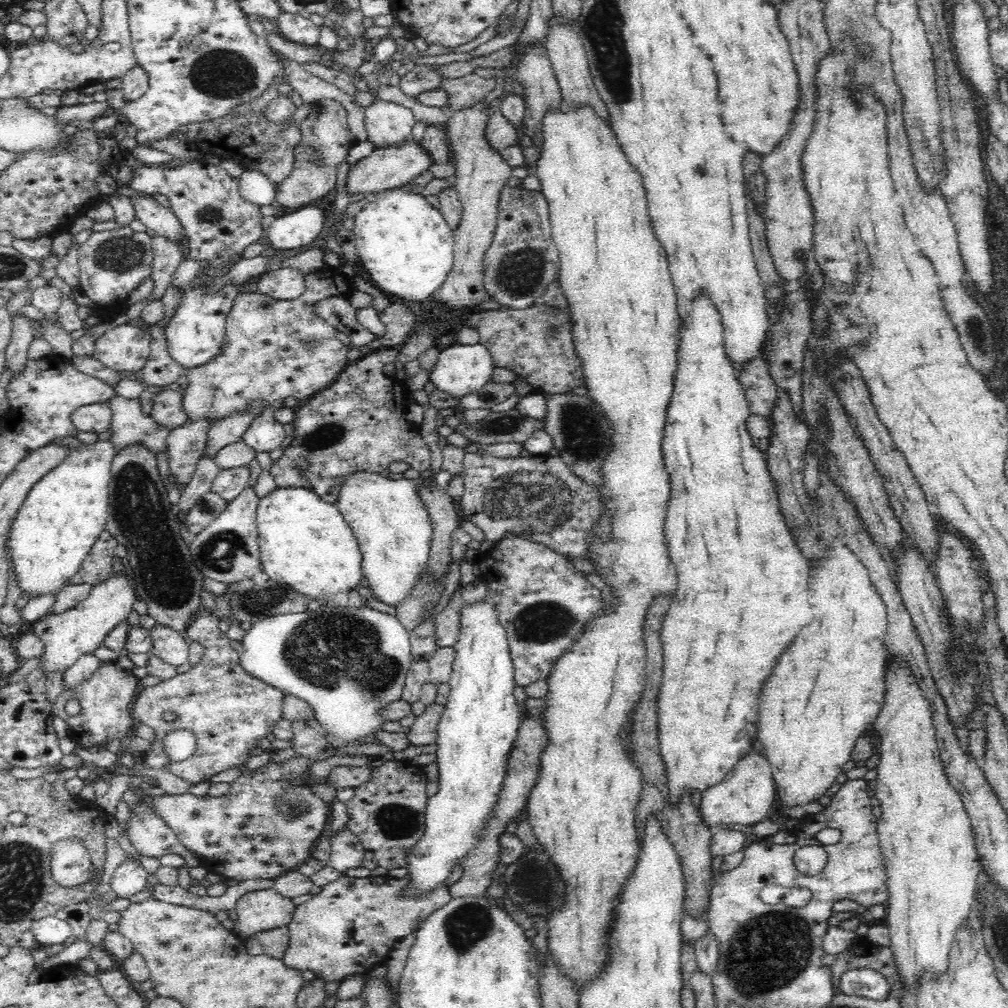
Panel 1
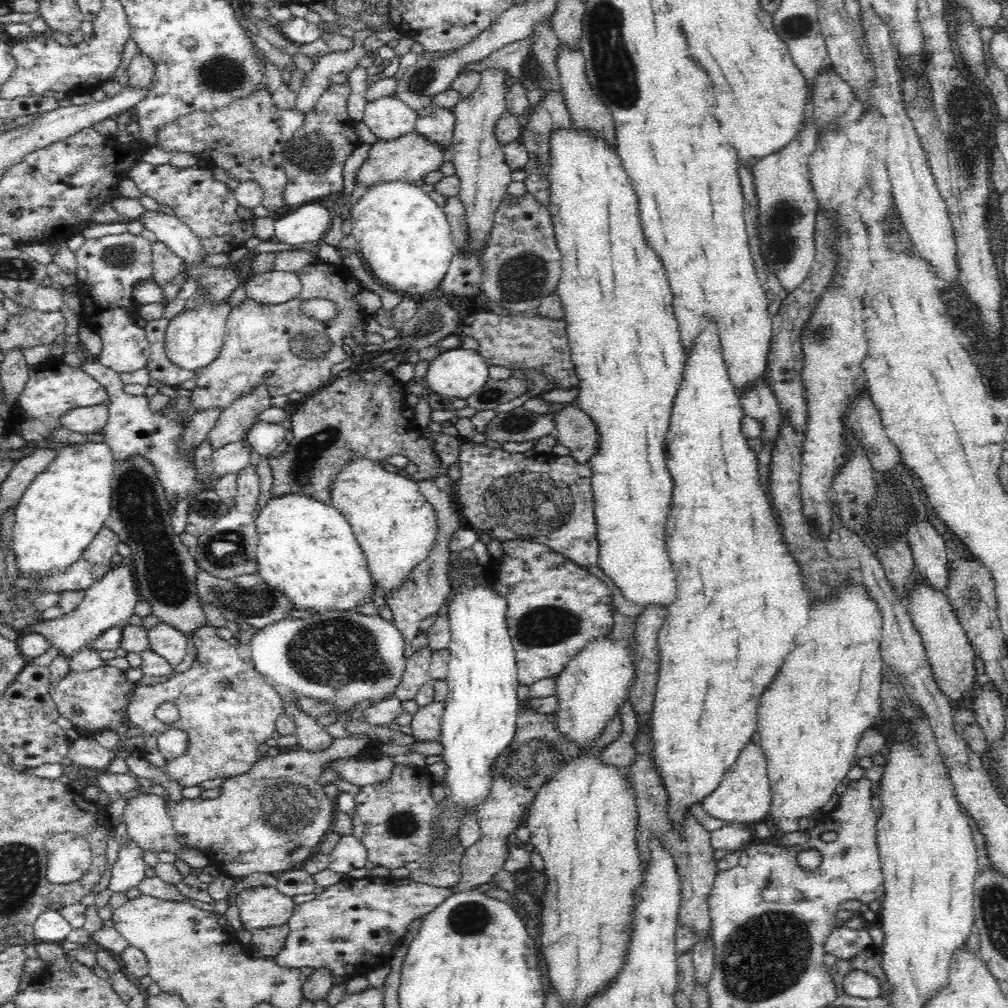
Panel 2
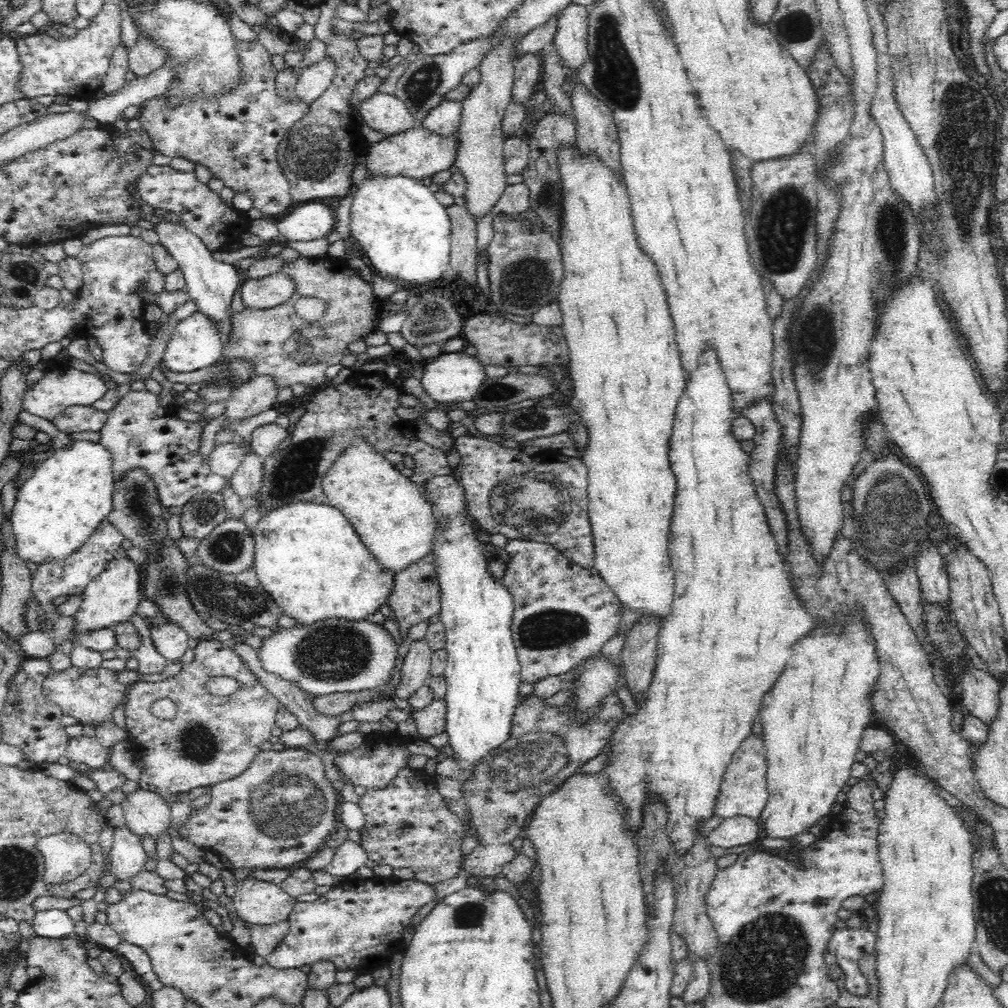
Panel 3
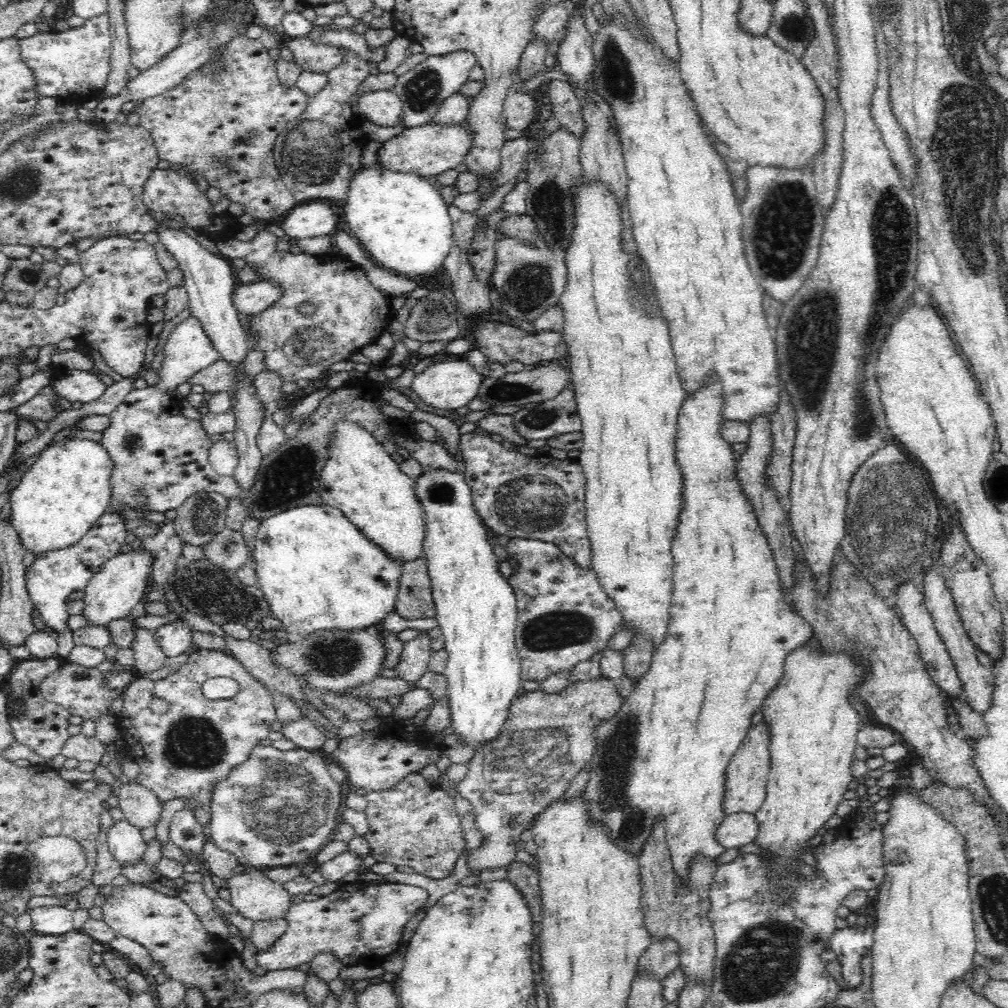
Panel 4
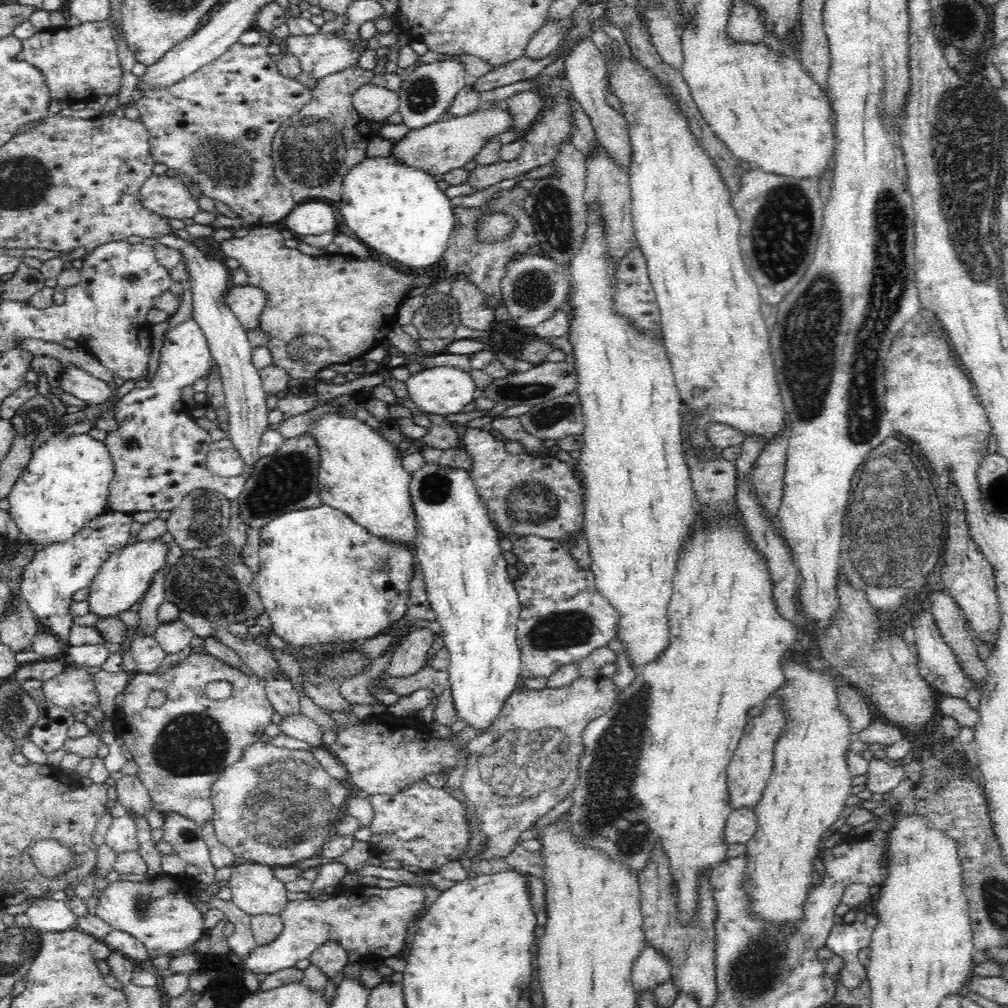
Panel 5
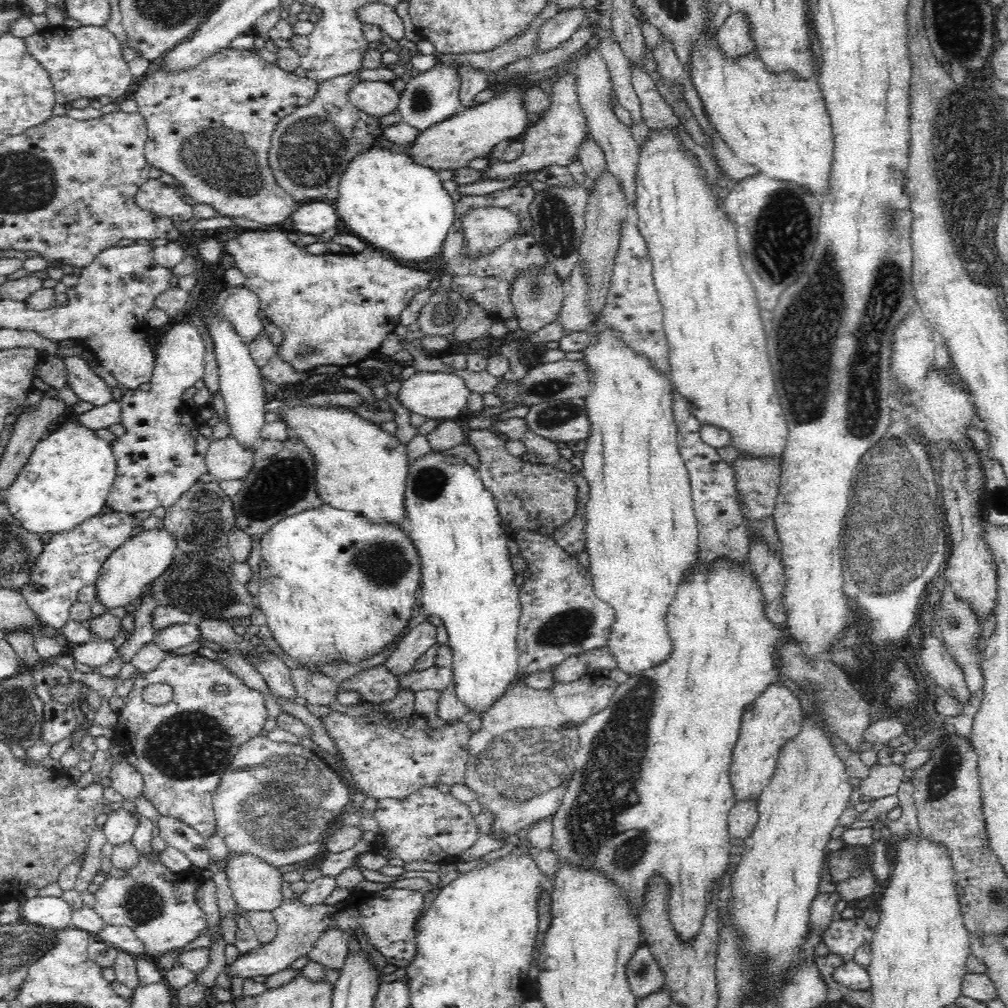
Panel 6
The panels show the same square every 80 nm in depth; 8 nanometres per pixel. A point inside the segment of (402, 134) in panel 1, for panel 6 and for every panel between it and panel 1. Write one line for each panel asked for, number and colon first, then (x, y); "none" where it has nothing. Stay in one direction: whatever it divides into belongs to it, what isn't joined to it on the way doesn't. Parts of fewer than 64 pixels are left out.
2: (388, 117)
3: (386, 113)
4: (383, 107)
5: (376, 103)
6: (377, 98)

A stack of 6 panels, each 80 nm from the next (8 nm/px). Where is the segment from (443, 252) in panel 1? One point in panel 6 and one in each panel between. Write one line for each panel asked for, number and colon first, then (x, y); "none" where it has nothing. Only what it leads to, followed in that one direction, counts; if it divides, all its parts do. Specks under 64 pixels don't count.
2: (404, 237)
3: (404, 233)
4: (403, 223)
5: (399, 213)
6: (387, 199)

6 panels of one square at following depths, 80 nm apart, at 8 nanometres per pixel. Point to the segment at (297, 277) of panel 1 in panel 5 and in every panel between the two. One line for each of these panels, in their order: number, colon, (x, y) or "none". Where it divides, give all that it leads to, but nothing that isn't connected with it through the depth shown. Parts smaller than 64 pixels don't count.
2: (274, 287)
3: (271, 291)
4: (250, 299)
5: (247, 303)

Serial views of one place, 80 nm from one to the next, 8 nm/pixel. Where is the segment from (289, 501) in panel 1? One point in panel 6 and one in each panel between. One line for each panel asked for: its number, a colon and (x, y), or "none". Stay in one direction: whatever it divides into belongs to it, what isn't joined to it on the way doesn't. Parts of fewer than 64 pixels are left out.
2: (307, 550)
3: (310, 560)
4: (317, 571)
5: (323, 577)
6: (335, 587)

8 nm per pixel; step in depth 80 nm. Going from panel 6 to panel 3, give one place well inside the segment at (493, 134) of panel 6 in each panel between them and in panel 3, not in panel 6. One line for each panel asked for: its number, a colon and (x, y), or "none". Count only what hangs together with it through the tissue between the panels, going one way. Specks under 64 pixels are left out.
3: (416, 152)
4: (430, 149)
5: (444, 145)

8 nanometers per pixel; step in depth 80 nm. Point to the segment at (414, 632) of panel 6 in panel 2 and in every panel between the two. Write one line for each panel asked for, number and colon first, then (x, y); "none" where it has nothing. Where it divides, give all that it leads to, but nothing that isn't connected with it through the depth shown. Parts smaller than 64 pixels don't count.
2: (416, 672)
3: (415, 670)
4: (413, 661)
5: (410, 655)

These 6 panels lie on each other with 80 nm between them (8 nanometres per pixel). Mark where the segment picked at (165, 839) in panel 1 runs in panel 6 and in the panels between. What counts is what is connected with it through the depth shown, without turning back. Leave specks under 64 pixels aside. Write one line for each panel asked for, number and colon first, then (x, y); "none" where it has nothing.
2: (149, 825)
3: (147, 814)
4: (141, 808)
5: (132, 795)
6: (127, 781)

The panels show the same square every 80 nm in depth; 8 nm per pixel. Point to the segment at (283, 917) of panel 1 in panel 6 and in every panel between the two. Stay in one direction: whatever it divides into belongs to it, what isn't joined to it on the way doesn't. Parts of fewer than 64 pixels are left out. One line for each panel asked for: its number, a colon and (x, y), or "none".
2: (261, 906)
3: (258, 902)
4: (256, 896)
5: (255, 889)
6: (257, 886)

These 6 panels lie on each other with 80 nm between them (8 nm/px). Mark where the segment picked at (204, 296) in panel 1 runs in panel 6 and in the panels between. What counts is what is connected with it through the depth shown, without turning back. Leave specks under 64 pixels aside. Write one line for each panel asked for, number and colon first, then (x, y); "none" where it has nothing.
2: (194, 339)
3: (195, 343)
4: (161, 458)
5: (160, 454)
6: (162, 453)

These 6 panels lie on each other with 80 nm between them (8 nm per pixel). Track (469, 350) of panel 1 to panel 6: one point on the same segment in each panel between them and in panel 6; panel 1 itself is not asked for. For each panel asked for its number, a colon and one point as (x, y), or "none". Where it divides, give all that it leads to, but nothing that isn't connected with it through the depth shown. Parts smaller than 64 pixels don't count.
2: (460, 372)
3: (452, 377)
4: (453, 383)
5: (443, 391)
6: (438, 395)

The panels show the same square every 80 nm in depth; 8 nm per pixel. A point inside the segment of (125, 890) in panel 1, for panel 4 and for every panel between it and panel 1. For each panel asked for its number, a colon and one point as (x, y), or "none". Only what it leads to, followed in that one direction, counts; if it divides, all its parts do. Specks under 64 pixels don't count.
2: (128, 870)
3: (127, 855)
4: (126, 844)

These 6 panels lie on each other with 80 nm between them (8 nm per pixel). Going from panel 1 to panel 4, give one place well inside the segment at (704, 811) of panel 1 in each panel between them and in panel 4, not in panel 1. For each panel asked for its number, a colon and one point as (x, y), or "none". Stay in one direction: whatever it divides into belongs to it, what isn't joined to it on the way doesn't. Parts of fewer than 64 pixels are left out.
2: (744, 795)
3: (744, 792)
4: (748, 771)

